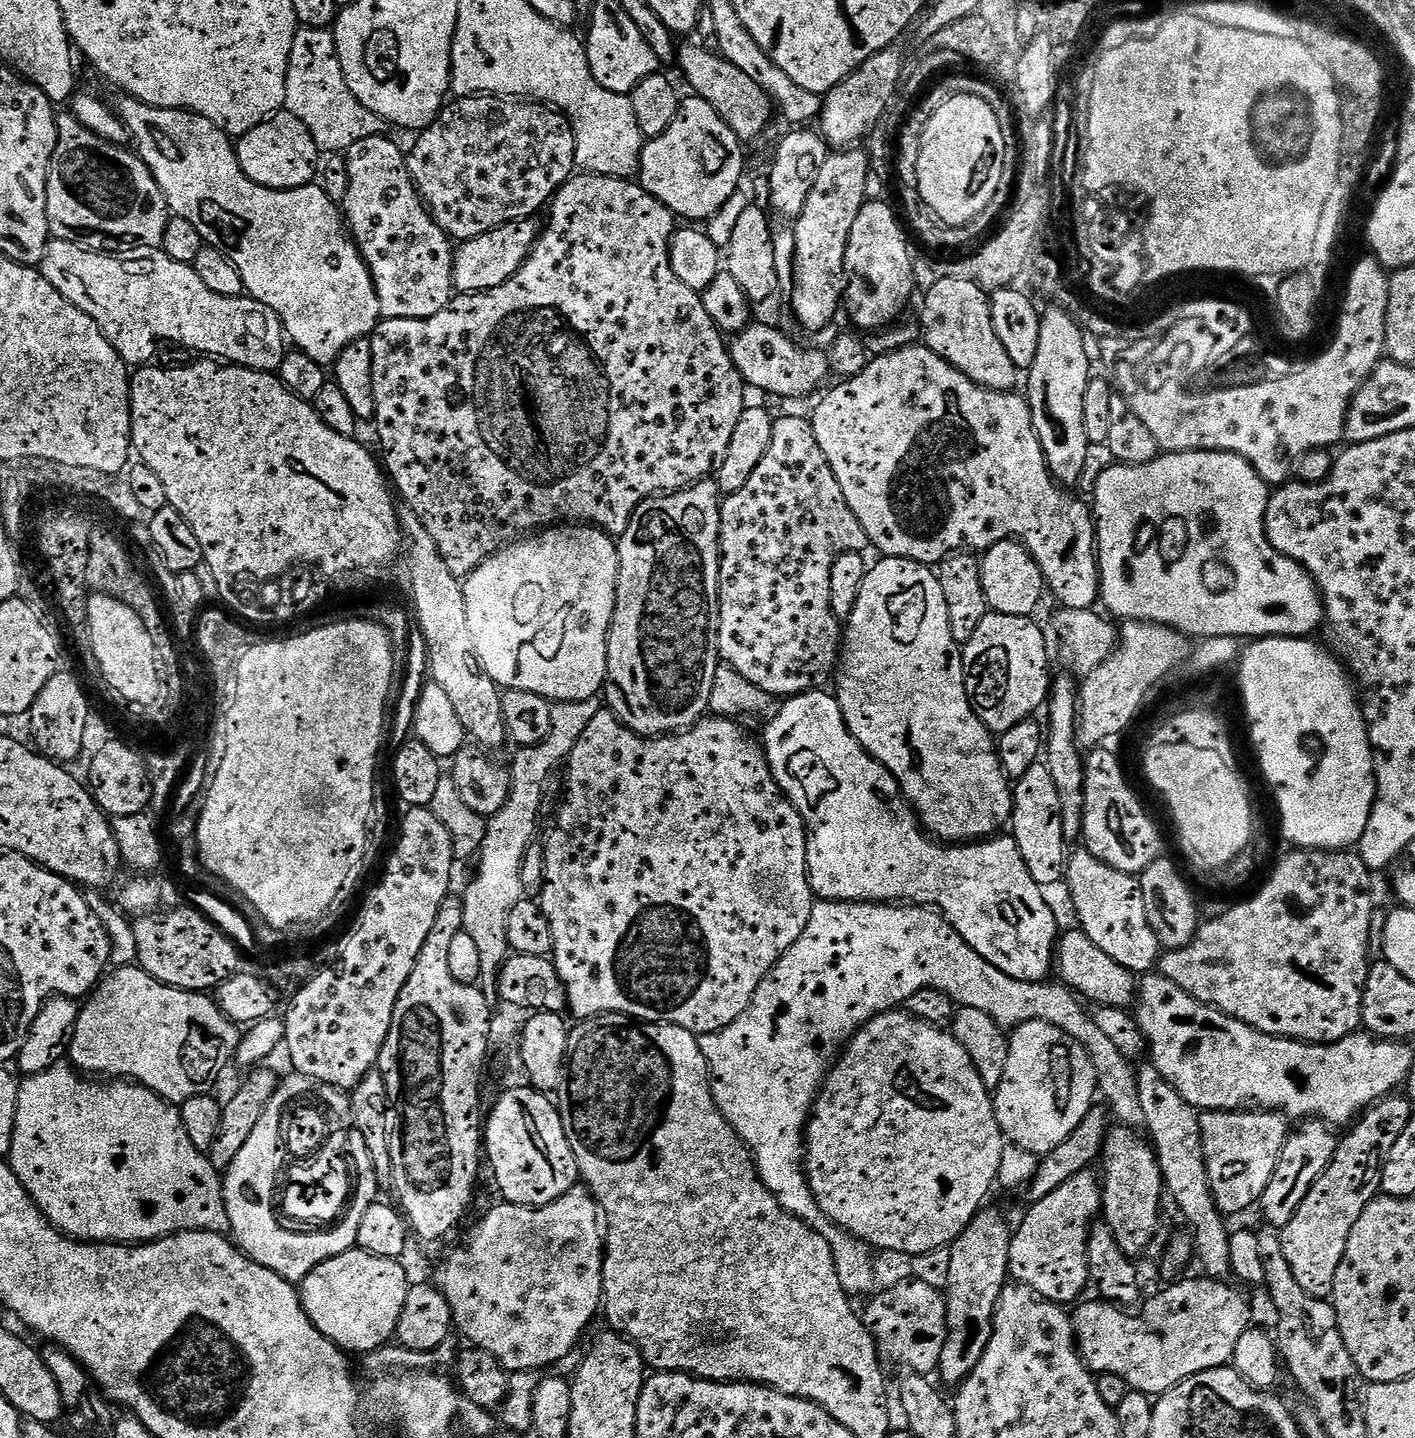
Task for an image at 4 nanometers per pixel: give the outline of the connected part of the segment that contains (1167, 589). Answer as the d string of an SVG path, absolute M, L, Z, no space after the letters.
M1170 452L1161 454L1155 460L1146 462L1145 464L1122 464L1119 462L1111 465L1096 480L1096 504L1094 503L1094 519L1096 522L1096 561L1100 564L1100 600L1105 604L1111 615L1117 621L1127 622L1129 620L1141 620L1147 624L1164 624L1167 628L1172 628L1176 632L1182 632L1189 638L1207 638L1209 636L1235 636L1237 638L1267 638L1270 636L1290 636L1293 638L1308 638L1313 634L1312 631L1319 629L1324 623L1324 600L1320 597L1320 587L1314 582L1314 578L1306 569L1298 562L1294 562L1290 558L1286 558L1278 550L1274 550L1274 546L1268 540L1268 536L1264 533L1264 525L1262 523L1262 496L1260 500L1260 491L1266 488L1264 479L1257 474L1254 466L1246 458L1242 458L1233 452Z

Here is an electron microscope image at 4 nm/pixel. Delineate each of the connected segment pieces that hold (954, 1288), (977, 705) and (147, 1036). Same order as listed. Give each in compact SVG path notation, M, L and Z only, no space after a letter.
M985 1206L962 1230L950 1247L950 1274L945 1298L945 1345L938 1369L939 1383L959 1386L982 1362L992 1333L992 1315L1004 1285L1009 1283L1008 1263L1013 1229L996 1208Z
M989 611L982 622L978 622L978 630L963 645L964 685L972 709L978 714L980 721L988 731L999 734L1010 730L1027 718L1035 717L1036 711L1045 707L1050 695L1050 675L1048 676L1048 655L1050 649L1044 641L1044 628L1036 625L1035 619L1026 616L1011 616Z
M138 966L109 971L83 1001L67 1059L71 1067L92 1078L119 1078L156 1092L164 1100L183 1102L213 1091L224 1067L233 1063L241 1029L227 1020L211 995L166 986Z

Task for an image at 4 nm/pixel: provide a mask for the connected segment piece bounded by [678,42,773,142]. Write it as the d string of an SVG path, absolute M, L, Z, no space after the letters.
M681 43L678 48L678 65L684 75L686 83L692 87L695 95L701 96L710 106L714 106L716 113L724 119L726 126L734 130L734 134L742 142L756 140L768 128L768 119L772 116L772 104L767 92L754 78L749 78L738 70L730 61L725 60L723 55L715 51L708 51L699 43Z

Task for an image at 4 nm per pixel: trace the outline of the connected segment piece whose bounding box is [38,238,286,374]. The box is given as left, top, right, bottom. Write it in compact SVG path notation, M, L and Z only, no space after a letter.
M52 238L38 271L66 302L78 306L100 327L110 346L129 366L147 365L156 352L156 340L169 340L200 352L196 354L255 372L276 374L282 366L286 337L274 310L247 294L223 296L206 290L192 265L174 262L162 250L125 258L81 248L73 240Z

